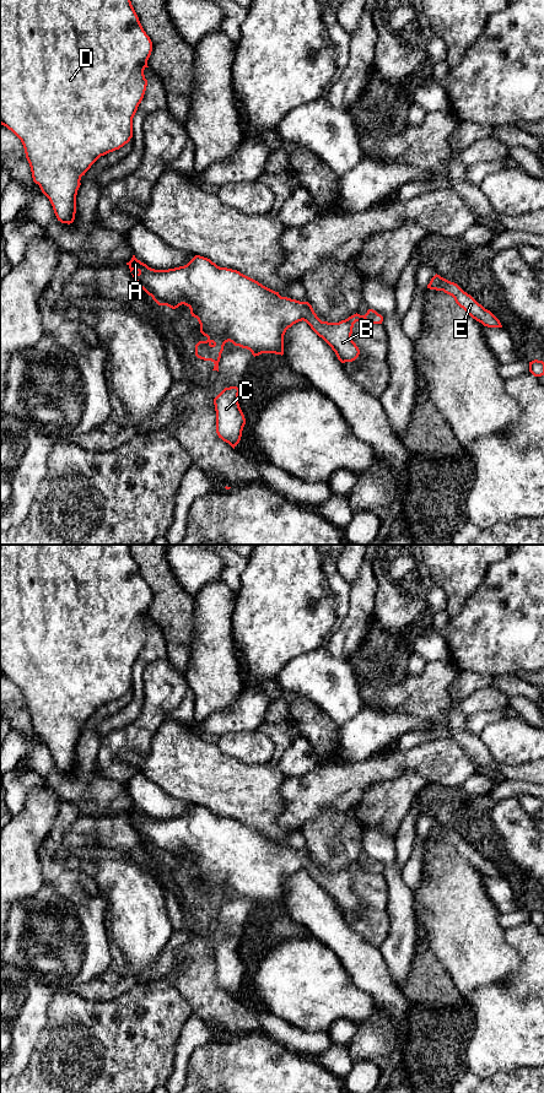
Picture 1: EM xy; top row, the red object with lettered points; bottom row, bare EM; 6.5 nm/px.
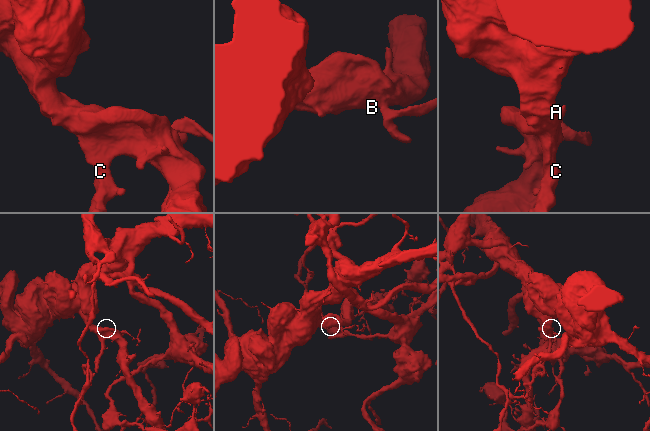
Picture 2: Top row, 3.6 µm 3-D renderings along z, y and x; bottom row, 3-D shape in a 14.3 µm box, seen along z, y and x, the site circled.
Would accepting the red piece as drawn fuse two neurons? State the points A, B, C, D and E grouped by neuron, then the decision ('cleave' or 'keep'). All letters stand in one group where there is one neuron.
groups A B C D E; keep

